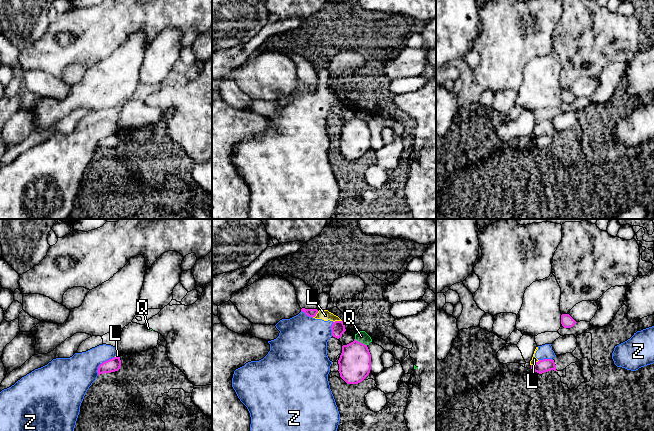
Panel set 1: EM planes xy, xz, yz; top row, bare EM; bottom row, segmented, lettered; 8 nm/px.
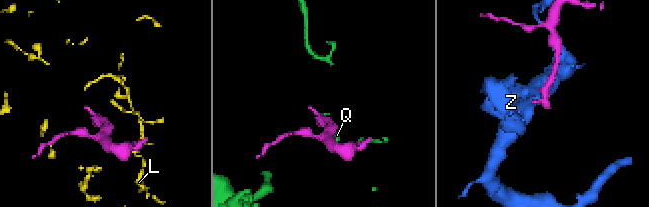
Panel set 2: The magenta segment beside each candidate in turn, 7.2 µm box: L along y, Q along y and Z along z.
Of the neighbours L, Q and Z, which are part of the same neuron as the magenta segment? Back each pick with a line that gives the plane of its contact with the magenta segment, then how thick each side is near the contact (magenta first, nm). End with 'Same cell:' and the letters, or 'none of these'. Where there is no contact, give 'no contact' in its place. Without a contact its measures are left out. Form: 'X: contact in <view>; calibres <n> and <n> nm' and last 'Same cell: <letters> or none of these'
Same cell: none of these

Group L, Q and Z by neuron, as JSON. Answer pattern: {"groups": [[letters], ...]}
{"groups": [["L", "Z"], ["Q"]]}

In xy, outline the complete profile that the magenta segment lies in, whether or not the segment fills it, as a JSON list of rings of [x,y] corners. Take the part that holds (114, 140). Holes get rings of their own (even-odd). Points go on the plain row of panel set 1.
[[[114,133],[100,140],[97,148],[98,151],[103,149],[111,149],[111,148],[118,147],[120,143],[121,143],[120,133]]]

